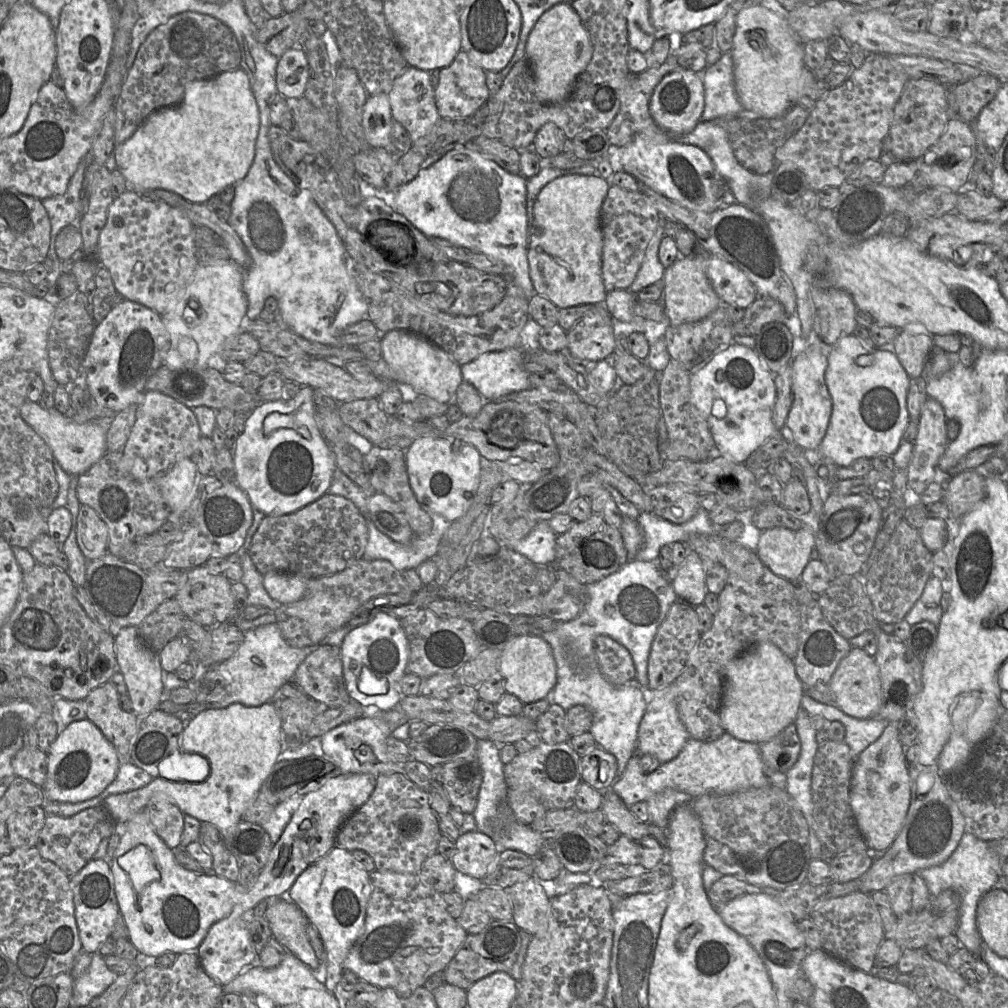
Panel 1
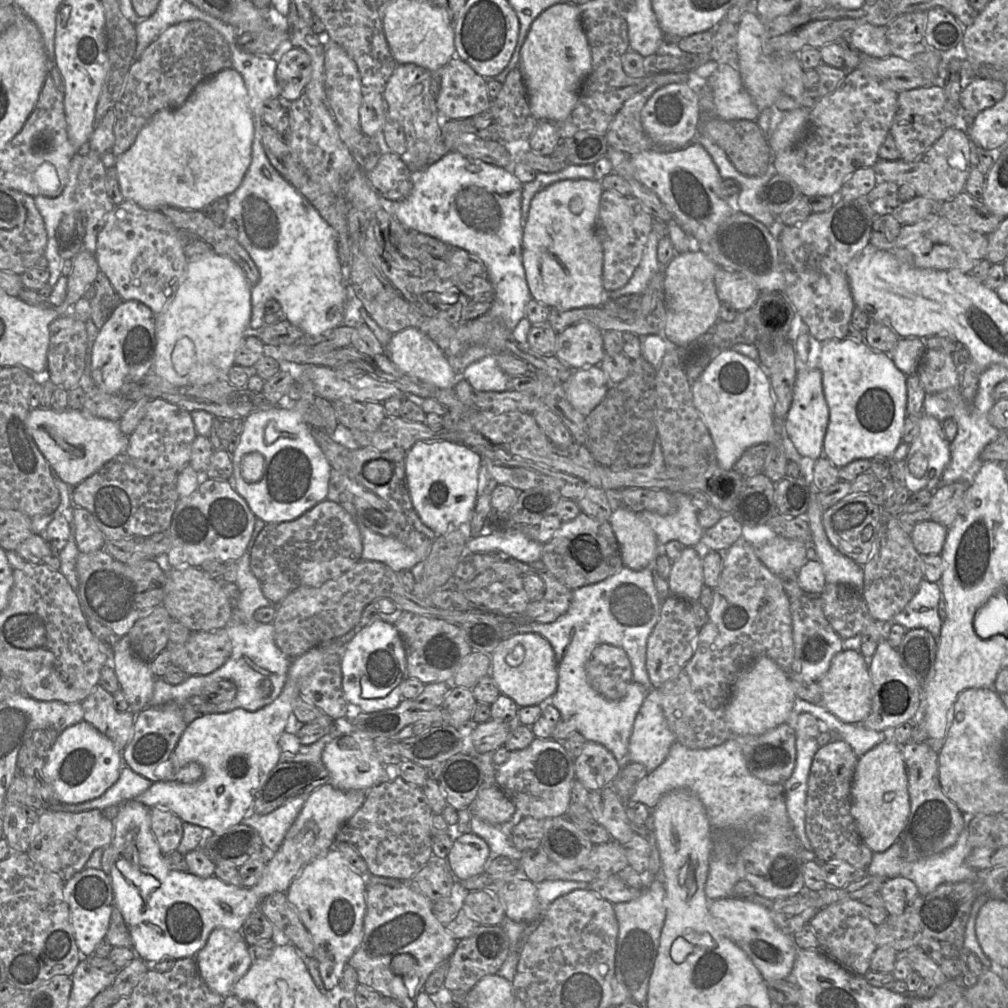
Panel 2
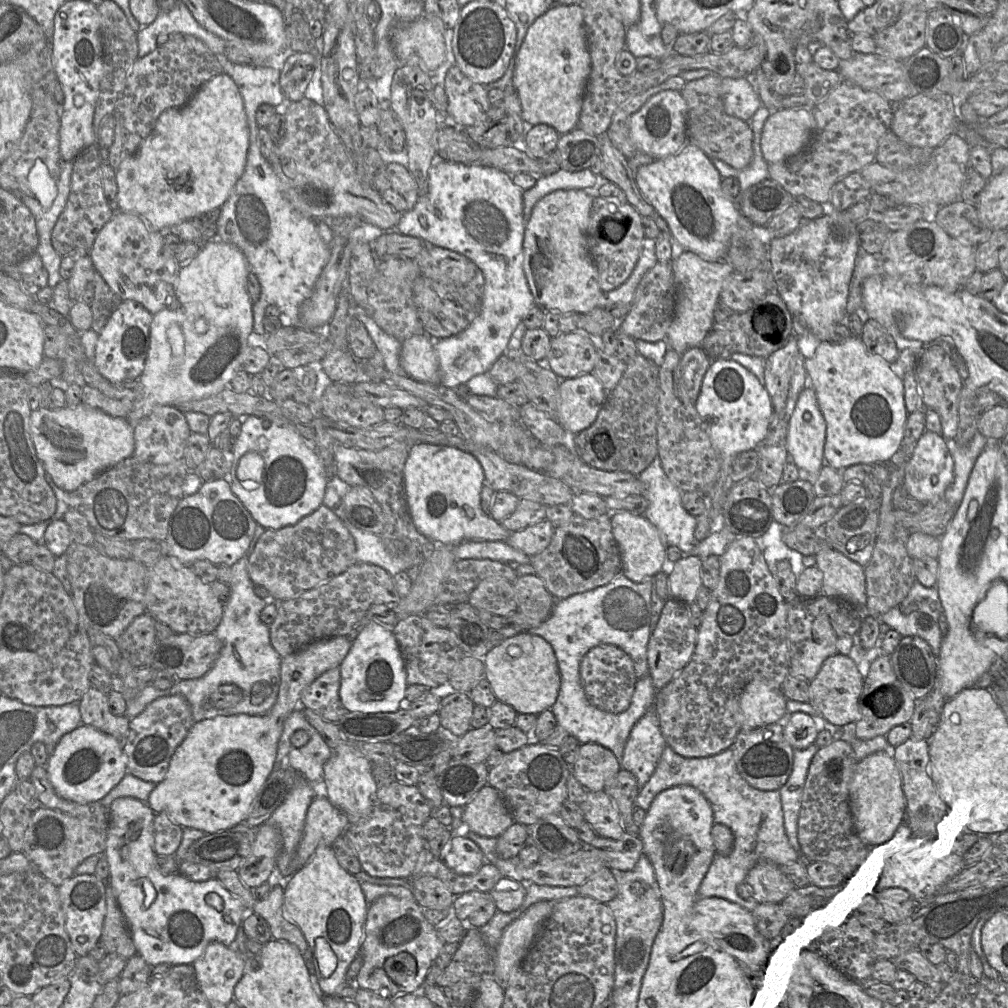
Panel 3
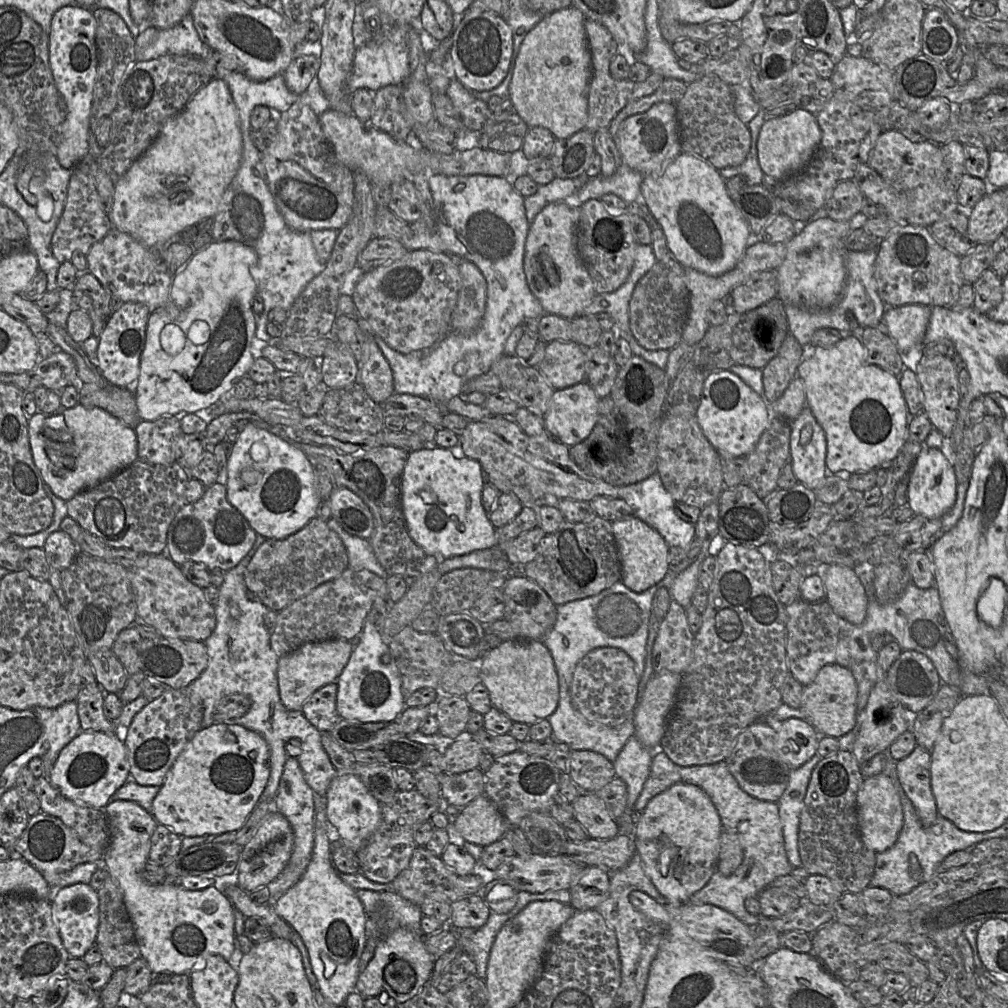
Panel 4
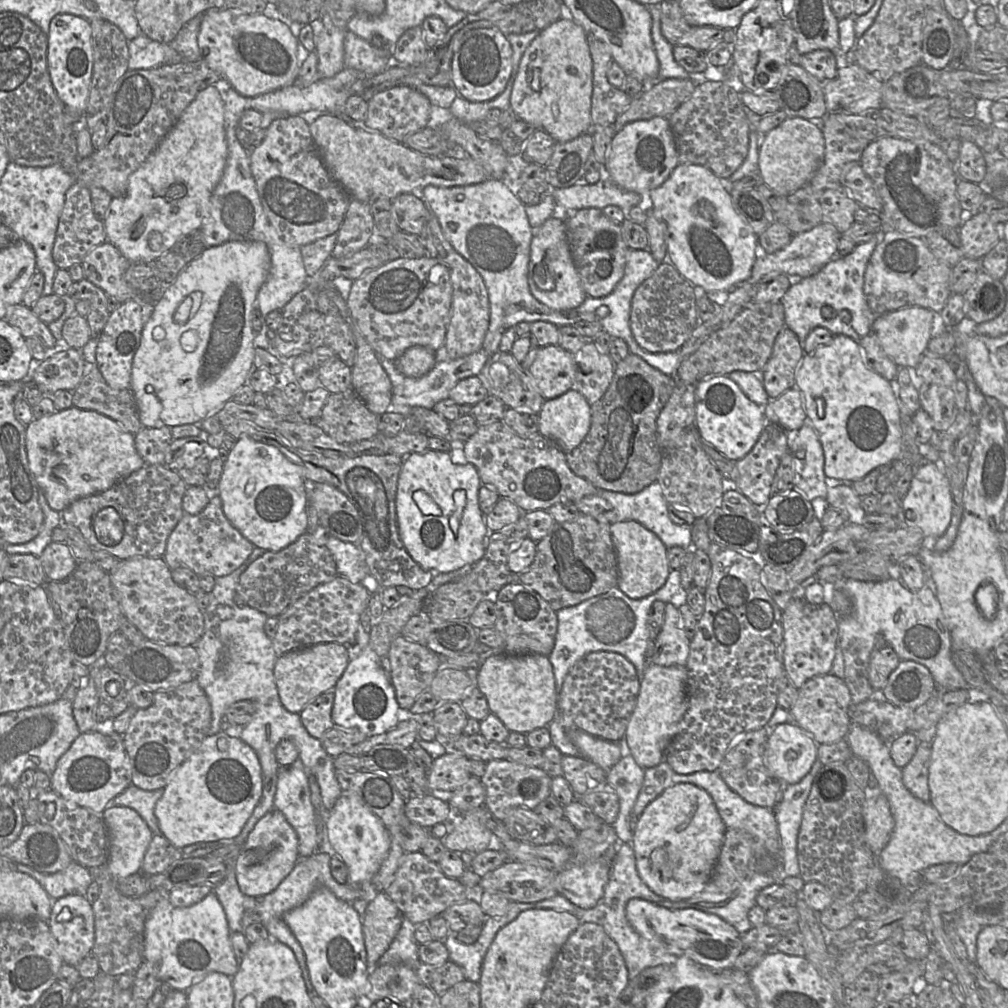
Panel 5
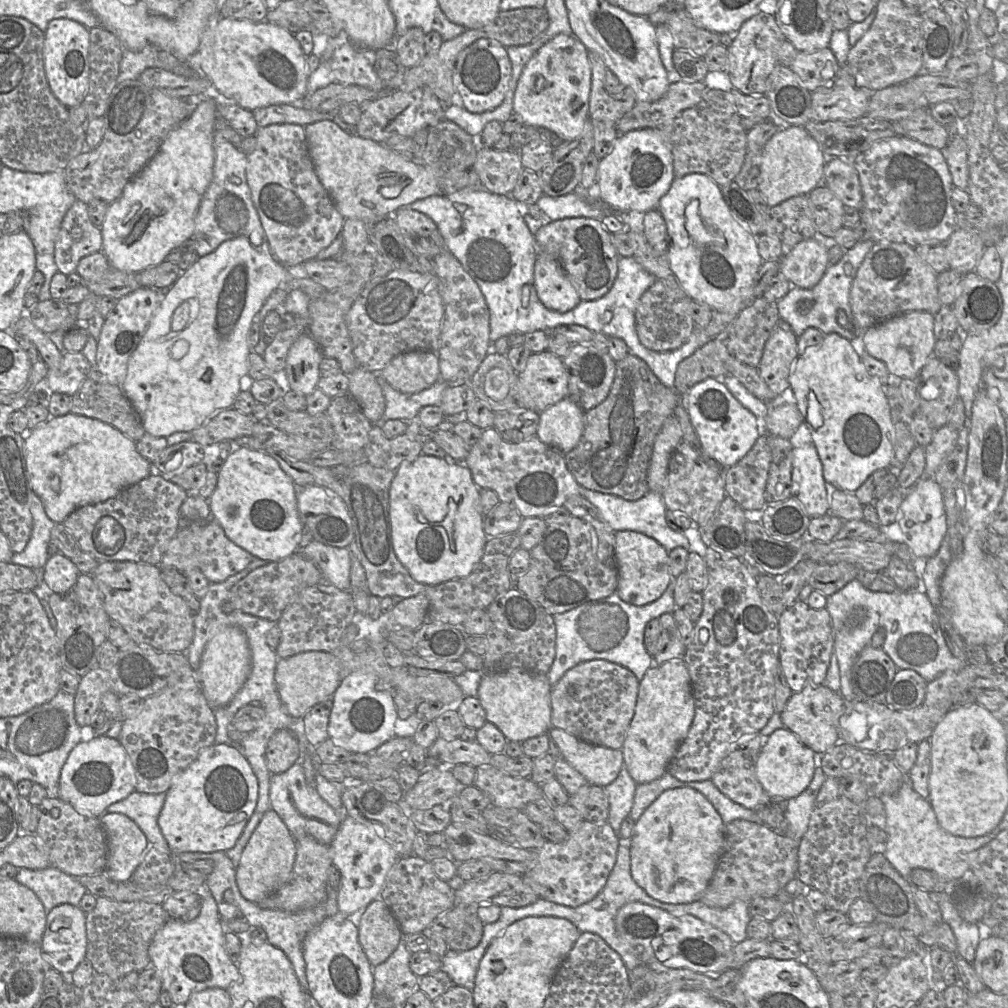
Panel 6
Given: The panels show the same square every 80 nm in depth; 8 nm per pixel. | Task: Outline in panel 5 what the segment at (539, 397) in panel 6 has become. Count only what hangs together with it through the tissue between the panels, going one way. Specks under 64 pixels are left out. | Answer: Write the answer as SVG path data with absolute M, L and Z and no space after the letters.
M559 345L541 347L528 371L545 401L557 398L572 388L576 373L574 354Z

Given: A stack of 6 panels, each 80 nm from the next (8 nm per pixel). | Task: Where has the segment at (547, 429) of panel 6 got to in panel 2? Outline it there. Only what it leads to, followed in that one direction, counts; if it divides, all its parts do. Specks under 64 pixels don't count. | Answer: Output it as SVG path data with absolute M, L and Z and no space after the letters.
M598 365L573 371L563 387L568 401L585 417L602 402L610 389L607 377Z

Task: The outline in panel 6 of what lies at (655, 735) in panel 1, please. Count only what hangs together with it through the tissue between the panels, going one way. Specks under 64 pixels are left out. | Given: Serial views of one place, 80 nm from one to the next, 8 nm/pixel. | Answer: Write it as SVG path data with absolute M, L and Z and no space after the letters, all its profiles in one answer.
M623 766L617 778L604 787L609 802L607 822L617 835L623 820L630 815L637 785Z

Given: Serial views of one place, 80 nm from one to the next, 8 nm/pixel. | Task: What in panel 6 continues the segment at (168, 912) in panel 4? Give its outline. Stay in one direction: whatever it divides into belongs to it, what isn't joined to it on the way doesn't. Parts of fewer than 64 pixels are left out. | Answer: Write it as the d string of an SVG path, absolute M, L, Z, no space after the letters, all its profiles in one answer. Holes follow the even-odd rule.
M107 812L101 822L108 841L106 873L112 880L131 880L150 843L140 827L128 816ZM209 888L200 889L202 906L199 915L192 921L169 919L154 935L149 946L151 964L156 968L162 989L171 995L173 1006L185 1004L189 997L208 988L228 989L239 978L237 964L230 960L225 949L225 933L217 903Z

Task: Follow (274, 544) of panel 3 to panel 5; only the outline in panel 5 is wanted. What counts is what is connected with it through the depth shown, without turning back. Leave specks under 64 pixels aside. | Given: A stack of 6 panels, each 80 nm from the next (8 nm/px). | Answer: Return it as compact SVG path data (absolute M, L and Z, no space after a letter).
M306 532L286 548L277 552L265 551L254 560L239 578L235 602L267 616L279 617L308 591L333 580L337 575L336 563L329 549L314 542L313 535Z

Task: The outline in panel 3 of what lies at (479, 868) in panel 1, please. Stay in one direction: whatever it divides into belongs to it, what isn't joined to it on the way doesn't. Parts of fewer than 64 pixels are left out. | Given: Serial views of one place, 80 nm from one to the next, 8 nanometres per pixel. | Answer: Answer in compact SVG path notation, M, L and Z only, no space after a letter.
M466 836L451 838L442 860L458 875L473 874L486 861L480 847Z

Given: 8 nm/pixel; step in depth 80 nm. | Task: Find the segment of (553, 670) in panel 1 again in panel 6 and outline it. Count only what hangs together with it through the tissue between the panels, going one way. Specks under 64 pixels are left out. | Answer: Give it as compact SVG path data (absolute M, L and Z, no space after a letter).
M523 669L485 672L481 678L478 695L488 722L493 723L508 741L524 742L547 734L551 726L551 688L545 674Z

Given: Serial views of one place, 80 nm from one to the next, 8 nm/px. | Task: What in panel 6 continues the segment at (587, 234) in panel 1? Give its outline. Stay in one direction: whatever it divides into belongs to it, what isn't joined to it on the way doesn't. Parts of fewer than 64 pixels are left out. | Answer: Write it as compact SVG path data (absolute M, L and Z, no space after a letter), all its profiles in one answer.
M542 252L535 259L534 286L539 300L550 310L565 313L581 302L559 262Z

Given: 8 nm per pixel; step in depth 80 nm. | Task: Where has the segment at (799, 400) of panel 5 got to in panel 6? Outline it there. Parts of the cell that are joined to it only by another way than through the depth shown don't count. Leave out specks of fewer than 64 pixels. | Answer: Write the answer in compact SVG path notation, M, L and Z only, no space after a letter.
M784 403L768 406L767 415L762 419L762 433L788 439L802 423L804 418L796 404Z

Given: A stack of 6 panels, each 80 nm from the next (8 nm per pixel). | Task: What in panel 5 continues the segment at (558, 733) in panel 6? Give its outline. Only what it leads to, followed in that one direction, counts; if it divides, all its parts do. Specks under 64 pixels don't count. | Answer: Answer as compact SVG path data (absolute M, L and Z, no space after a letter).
M569 730L568 736L584 758L609 771L622 757L621 743L594 737L581 730Z

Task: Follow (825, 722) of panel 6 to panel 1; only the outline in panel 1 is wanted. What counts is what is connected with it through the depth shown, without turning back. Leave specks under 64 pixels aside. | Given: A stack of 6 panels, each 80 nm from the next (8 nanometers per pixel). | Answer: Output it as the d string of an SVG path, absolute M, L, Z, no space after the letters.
M852 648L834 671L828 686L835 696L835 705L849 716L866 719L877 717L881 704L881 677L874 657L863 648Z

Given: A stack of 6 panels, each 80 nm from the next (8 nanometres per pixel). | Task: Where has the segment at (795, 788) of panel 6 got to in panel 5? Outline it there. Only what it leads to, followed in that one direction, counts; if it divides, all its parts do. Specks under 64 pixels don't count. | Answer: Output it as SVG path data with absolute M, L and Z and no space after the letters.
M795 722L783 723L770 730L764 762L771 775L784 785L803 779L817 759L818 744Z

